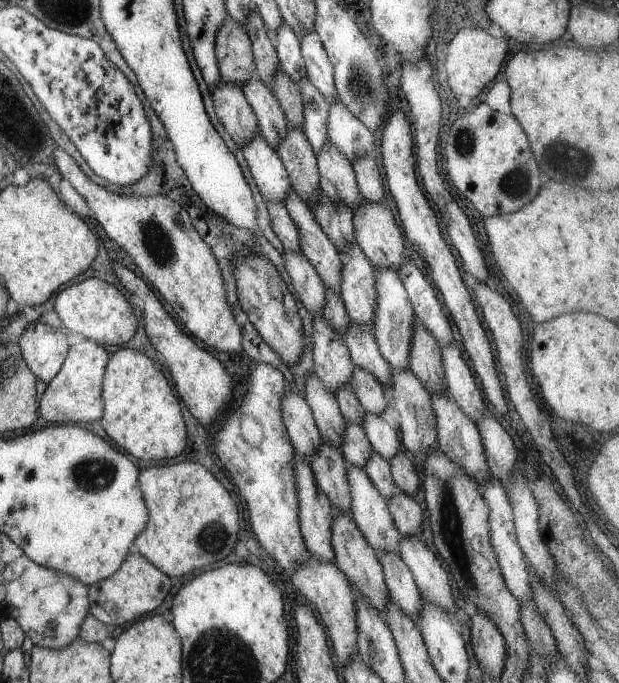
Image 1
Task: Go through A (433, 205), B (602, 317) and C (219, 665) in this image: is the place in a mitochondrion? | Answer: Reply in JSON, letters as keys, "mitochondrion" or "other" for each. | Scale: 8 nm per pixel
{"A":"other","B":"other","C":"mitochondrion"}

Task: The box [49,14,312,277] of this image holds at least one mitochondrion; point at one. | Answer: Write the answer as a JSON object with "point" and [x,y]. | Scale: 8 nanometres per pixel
{"point":[157,242]}

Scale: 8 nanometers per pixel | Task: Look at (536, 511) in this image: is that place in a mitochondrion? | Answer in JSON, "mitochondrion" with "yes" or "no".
{"mitochondrion":"no"}

